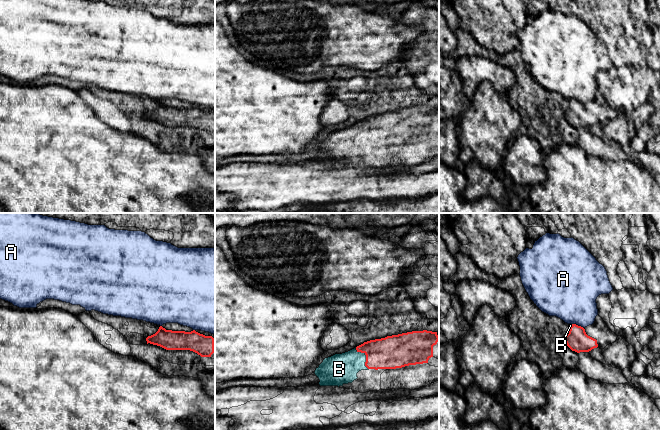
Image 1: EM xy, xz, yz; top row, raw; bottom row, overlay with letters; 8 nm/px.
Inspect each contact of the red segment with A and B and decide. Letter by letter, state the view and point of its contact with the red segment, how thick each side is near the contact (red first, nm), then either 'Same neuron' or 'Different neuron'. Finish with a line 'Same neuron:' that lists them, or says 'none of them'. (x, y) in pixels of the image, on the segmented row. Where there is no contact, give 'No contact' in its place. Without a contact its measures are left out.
A: Touches red at yz (578, 326). Thickness 180 nm (red) against 400 nm. Different neuron
B: Touches red at xz (366, 357). Thickness 260 nm (red) against 240 nm. Same neuron
Same neuron: B

